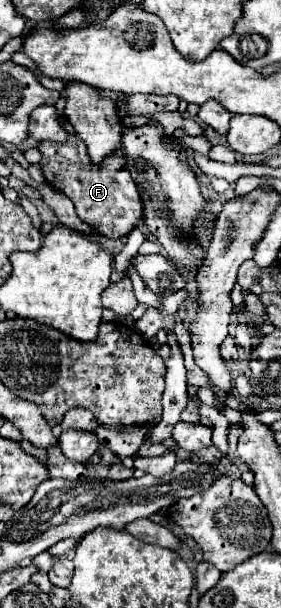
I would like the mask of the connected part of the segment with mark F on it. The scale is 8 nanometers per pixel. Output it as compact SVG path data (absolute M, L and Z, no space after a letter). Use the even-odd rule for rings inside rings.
M69 137L63 145L37 145L37 149L43 155L39 165L45 181L73 201L75 213L83 223L91 225L95 231L107 237L121 237L137 227L143 215L143 205L137 193L137 185L129 175L125 157L123 163L111 159L107 165L103 165L103 169L95 169L87 157L87 147L77 137ZM57 153L65 153L65 159L57 159Z

